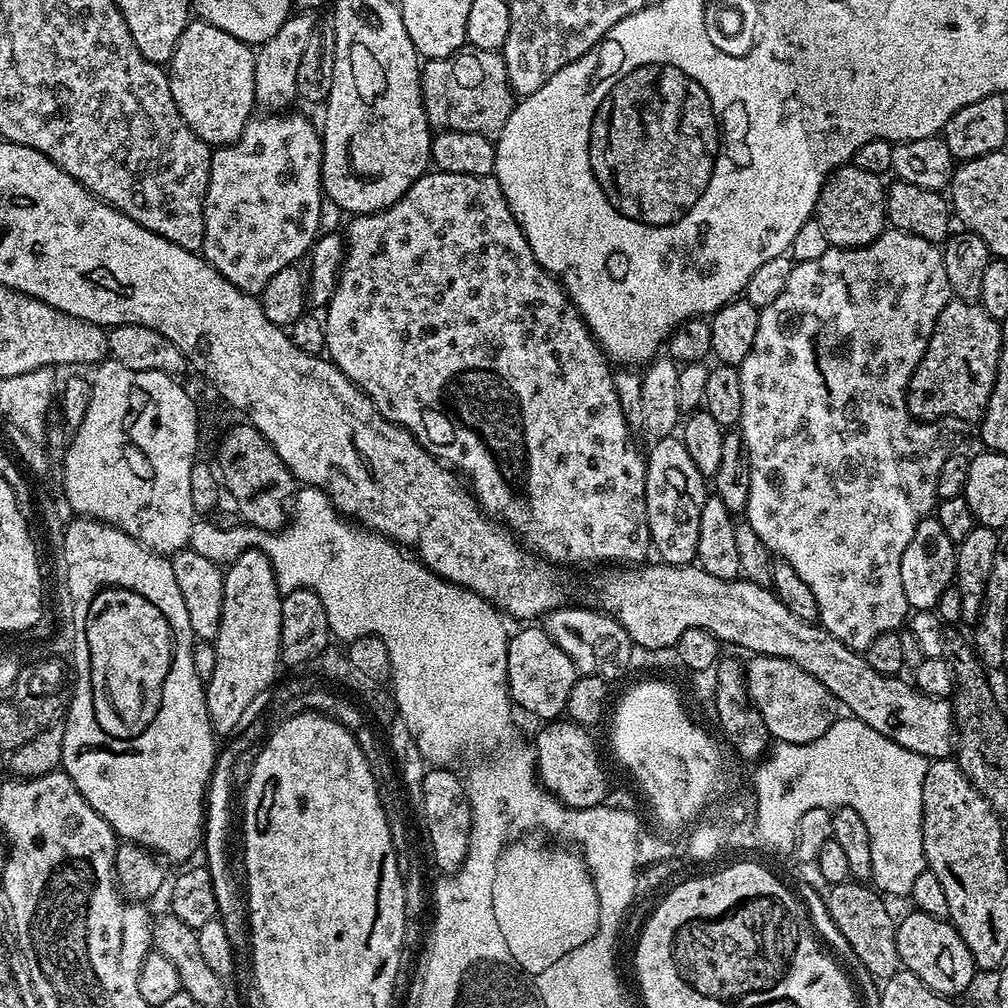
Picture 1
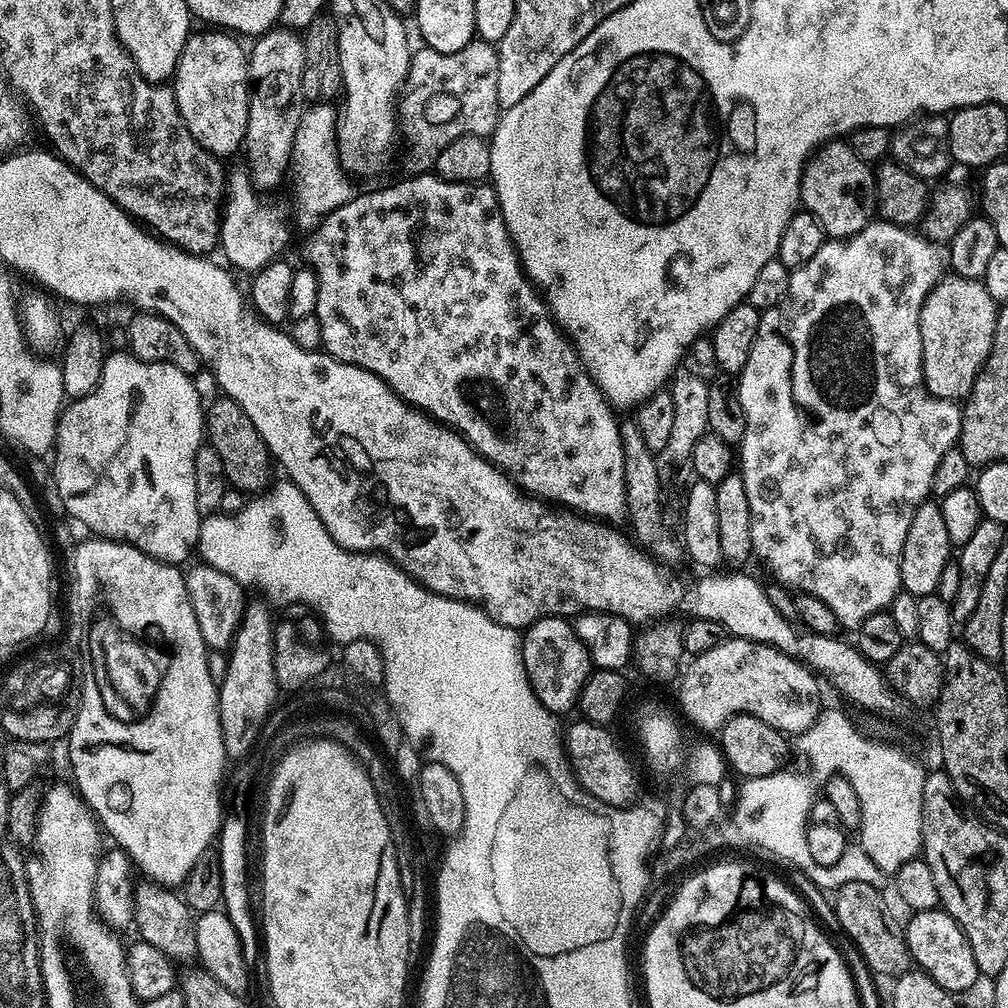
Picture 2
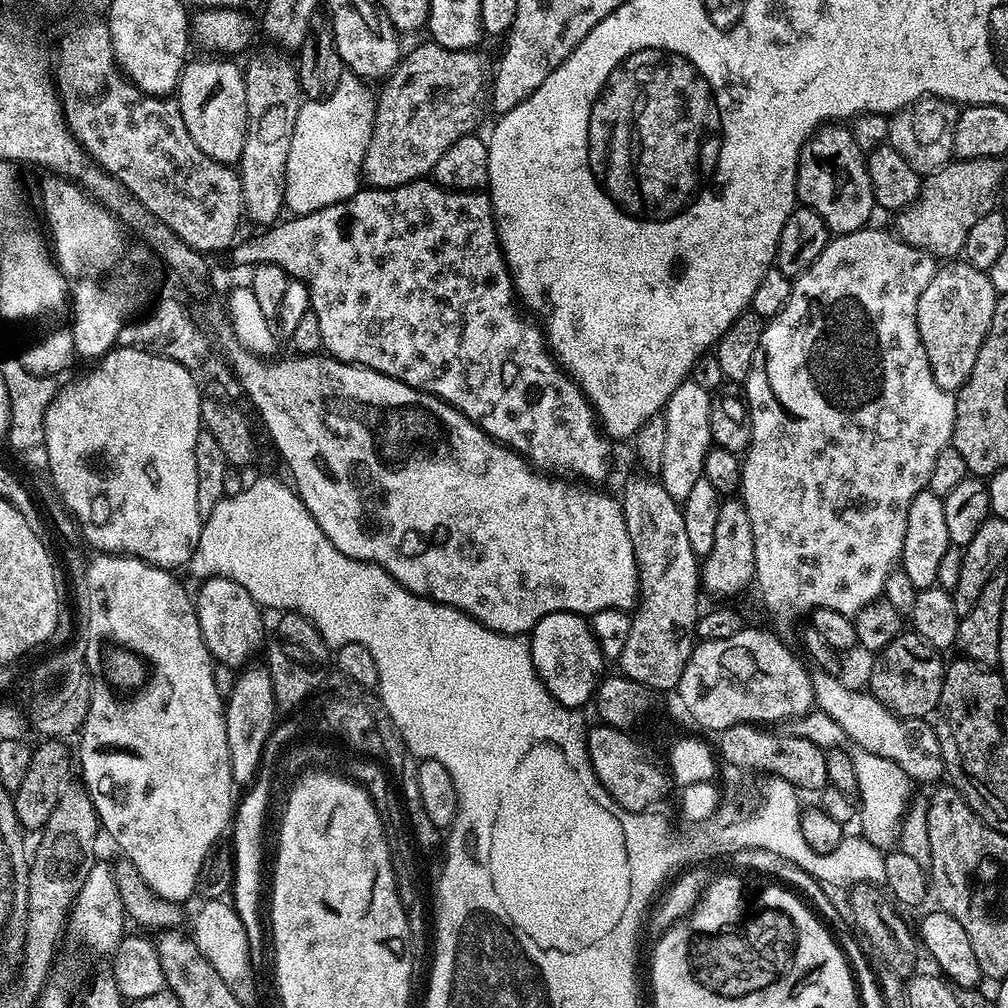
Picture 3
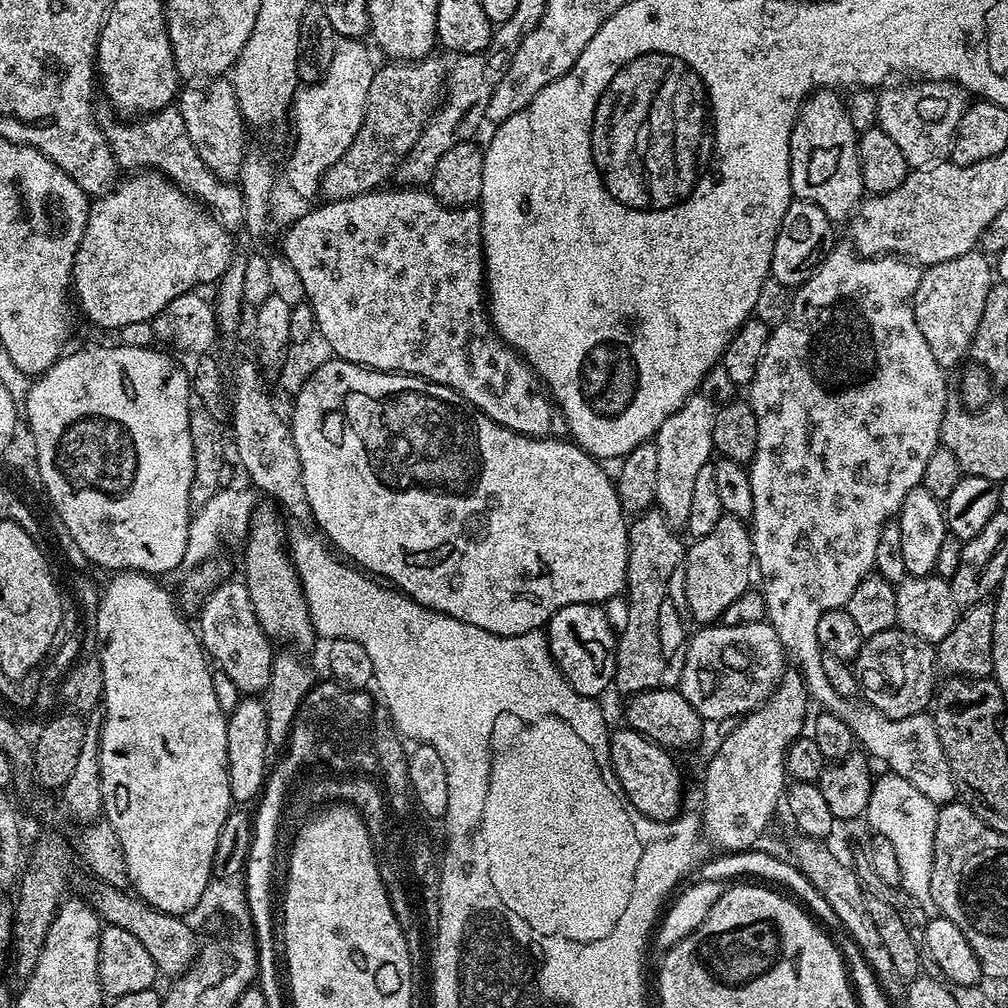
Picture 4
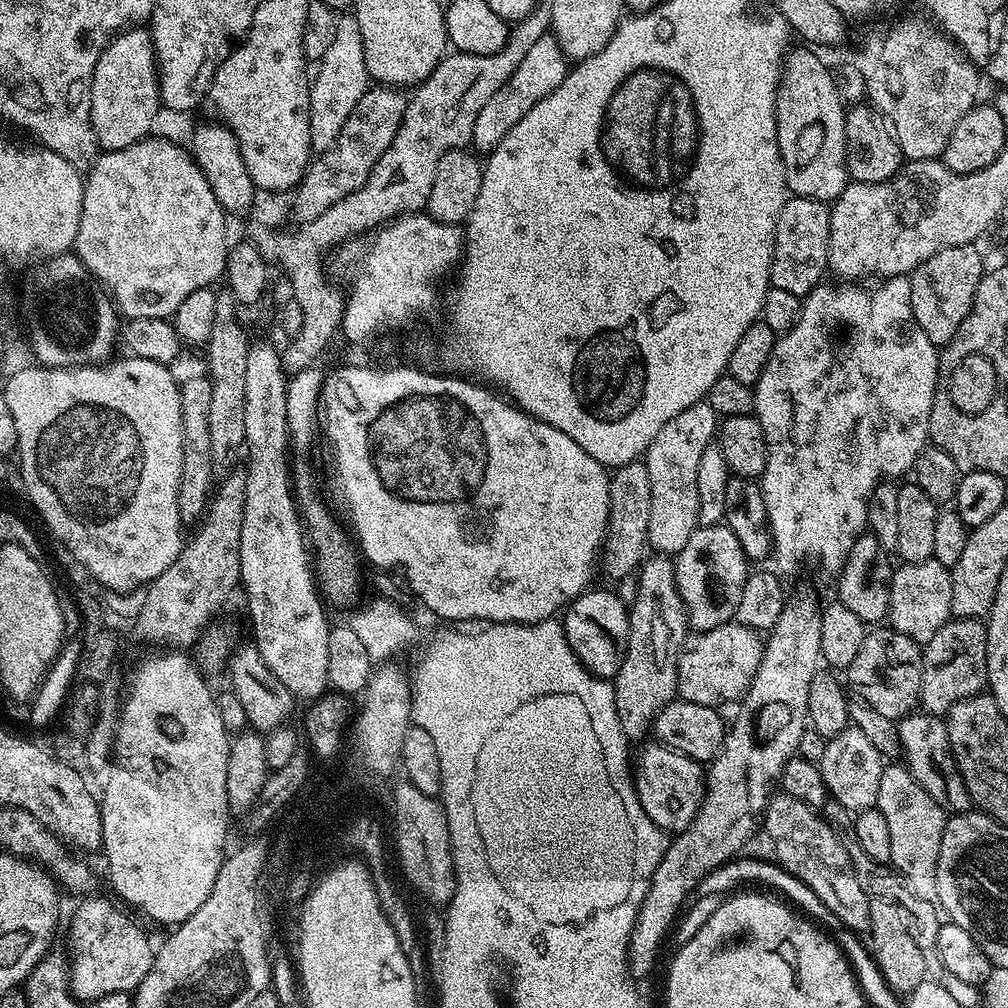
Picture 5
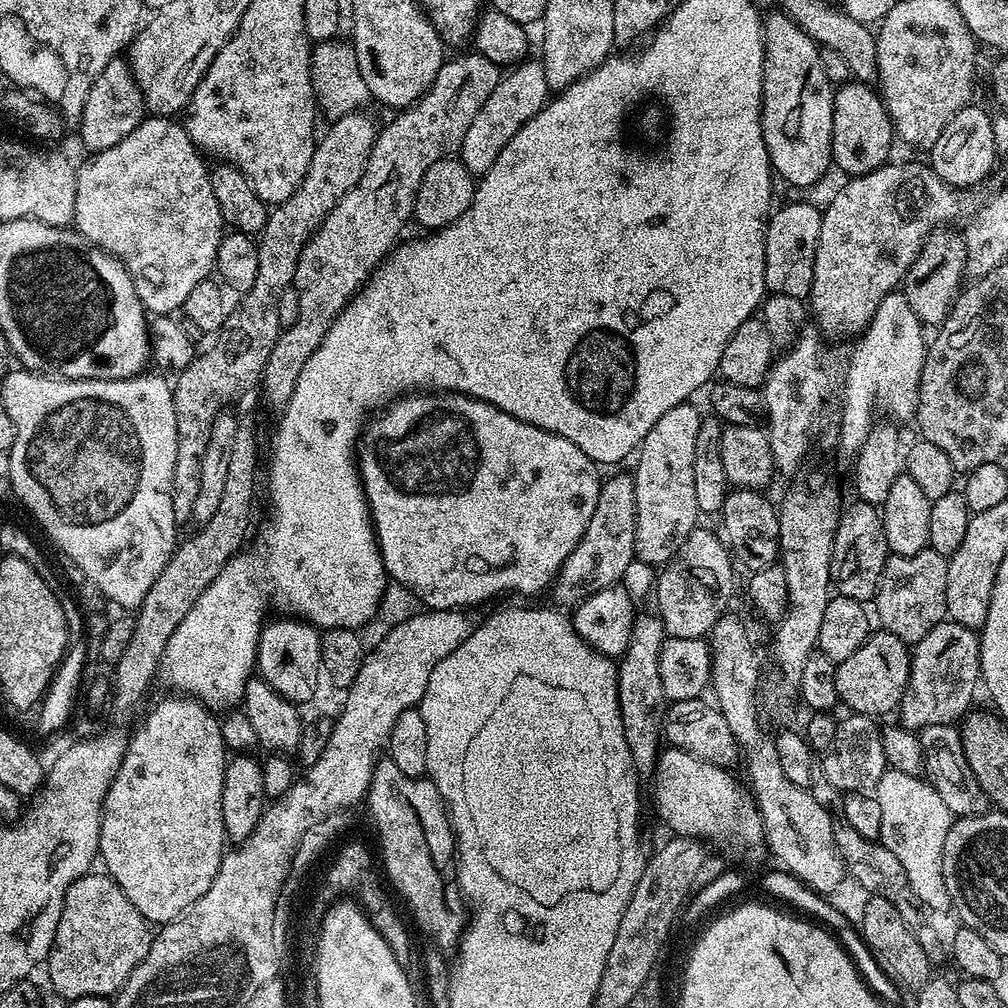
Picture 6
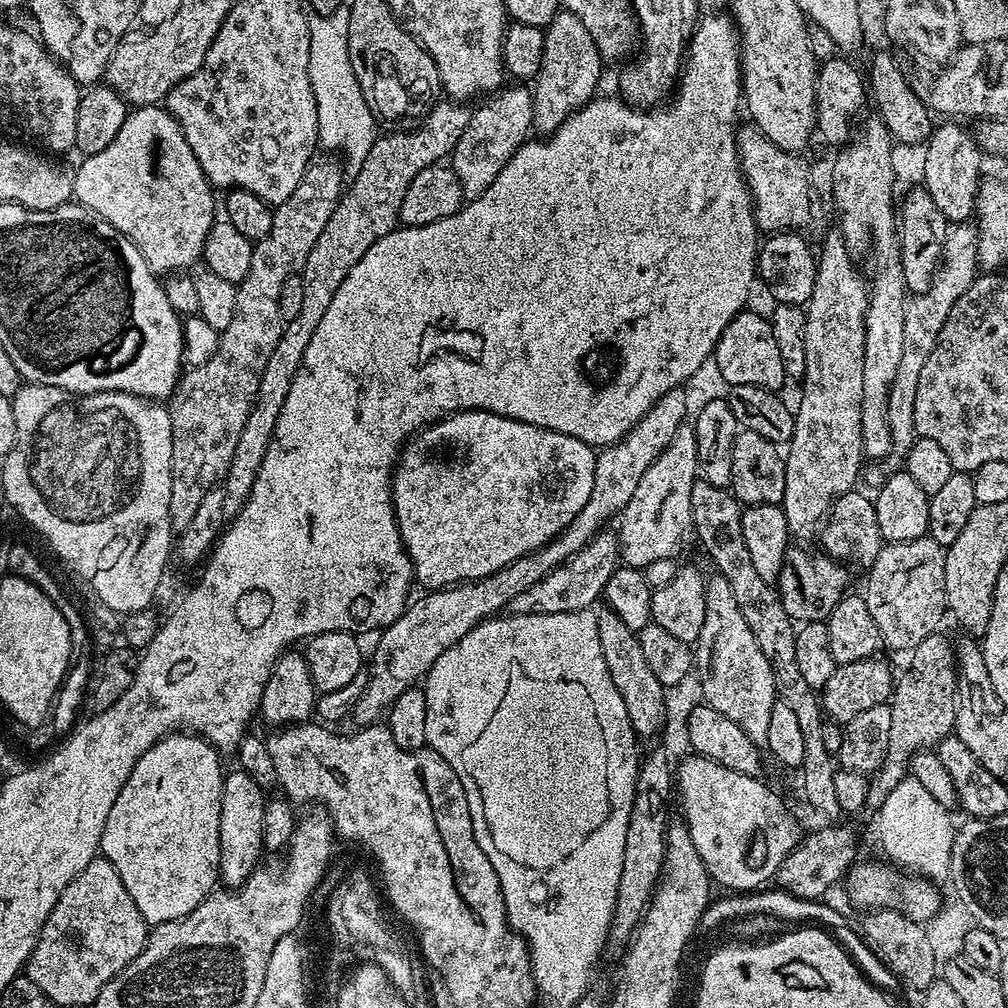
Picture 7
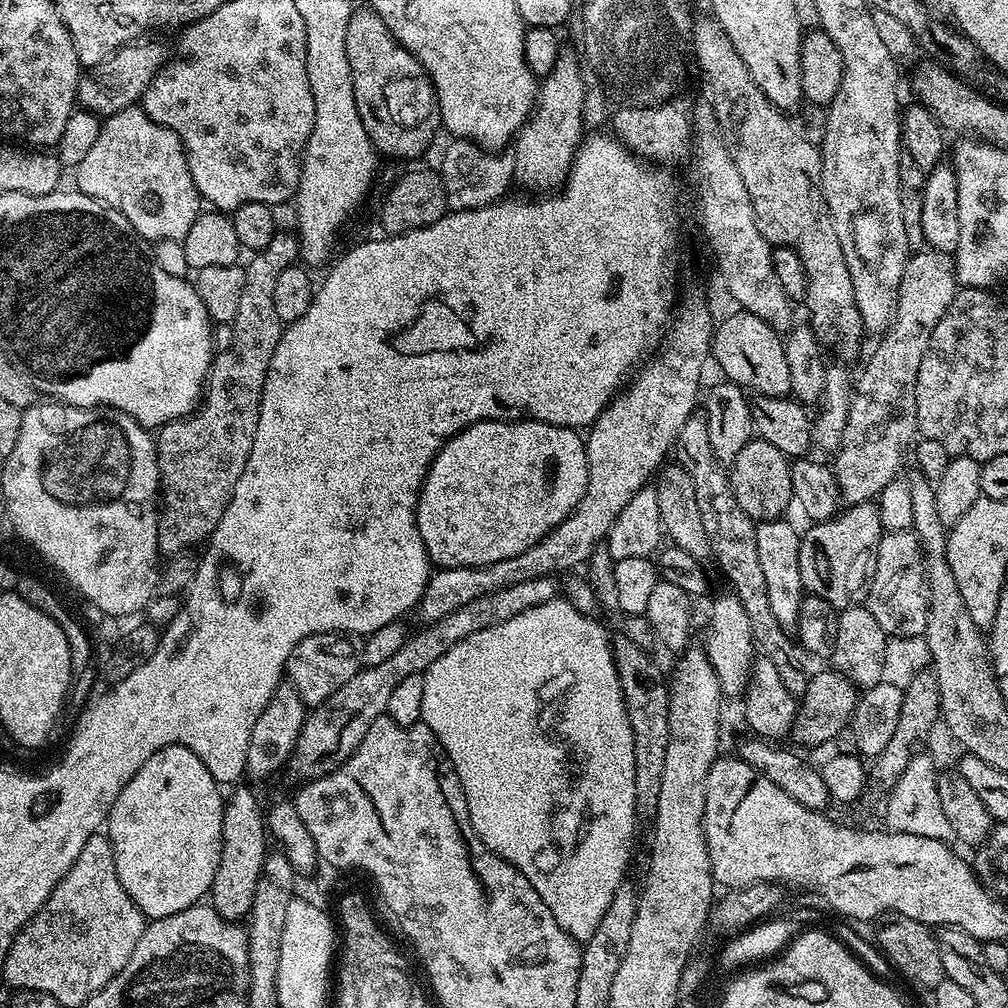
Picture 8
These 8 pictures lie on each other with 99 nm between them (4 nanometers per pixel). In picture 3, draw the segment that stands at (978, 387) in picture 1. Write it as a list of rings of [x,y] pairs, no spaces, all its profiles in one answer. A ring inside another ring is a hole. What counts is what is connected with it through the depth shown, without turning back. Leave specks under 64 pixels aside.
[[[966,262],[941,263],[934,278],[930,278],[930,286],[922,290],[916,315],[918,334],[922,338],[934,382],[938,382],[942,390],[955,394],[966,378],[970,378],[970,370],[974,370],[974,362],[978,362],[978,350],[994,318],[997,295],[987,271]]]

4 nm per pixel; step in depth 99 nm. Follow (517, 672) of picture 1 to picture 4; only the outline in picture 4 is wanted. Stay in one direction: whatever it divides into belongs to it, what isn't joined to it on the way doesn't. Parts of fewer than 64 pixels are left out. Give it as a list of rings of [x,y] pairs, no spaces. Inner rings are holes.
[[[598,604],[562,606],[546,625],[548,649],[560,673],[578,690],[578,694],[600,698],[616,678],[616,642],[618,633],[610,626],[603,607]]]

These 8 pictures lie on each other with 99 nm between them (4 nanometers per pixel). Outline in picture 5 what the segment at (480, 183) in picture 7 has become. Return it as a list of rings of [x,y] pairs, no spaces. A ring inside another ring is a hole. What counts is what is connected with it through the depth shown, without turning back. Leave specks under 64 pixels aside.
[[[549,34],[538,38],[538,42],[534,42],[534,46],[526,53],[526,58],[518,62],[518,70],[514,70],[514,74],[506,78],[498,94],[494,94],[494,98],[490,98],[486,106],[482,106],[478,119],[474,122],[471,147],[480,154],[491,152],[498,146],[498,142],[502,142],[502,138],[506,138],[506,134],[510,134],[510,130],[514,130],[514,126],[518,126],[526,110],[534,110],[534,106],[538,106],[538,102],[542,102],[546,94],[553,92],[563,82],[569,71],[569,61],[563,50],[556,45],[556,37]]]

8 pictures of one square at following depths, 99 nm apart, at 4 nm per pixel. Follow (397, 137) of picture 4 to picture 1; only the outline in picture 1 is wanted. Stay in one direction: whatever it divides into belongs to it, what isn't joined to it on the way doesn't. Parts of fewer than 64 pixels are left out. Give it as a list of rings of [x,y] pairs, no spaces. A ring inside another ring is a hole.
[[[465,47],[453,56],[429,60],[420,70],[420,95],[424,98],[424,110],[433,129],[449,132],[477,132],[495,138],[506,126],[514,107],[514,93],[508,85],[504,57],[499,51],[487,52],[481,48]]]

